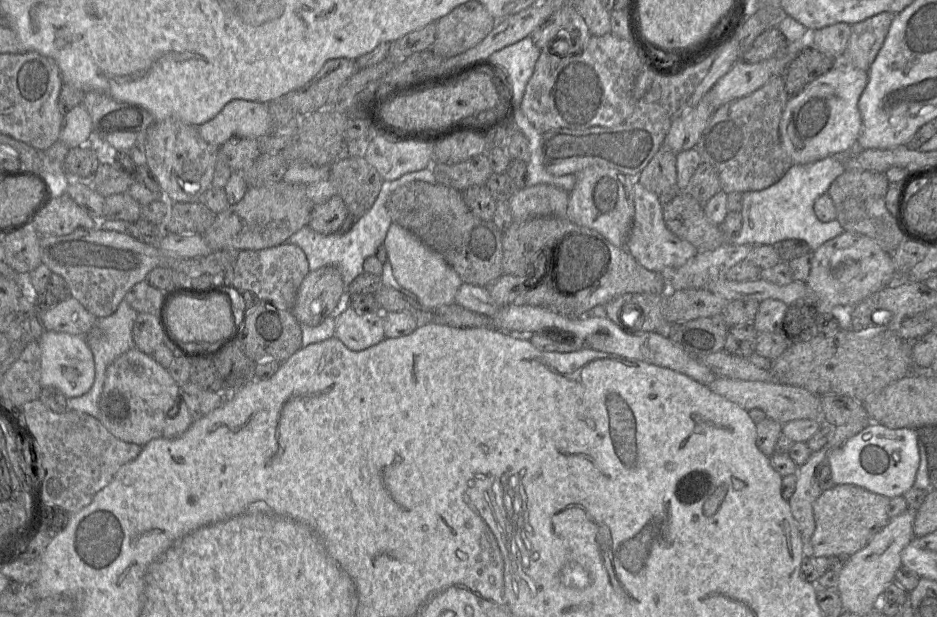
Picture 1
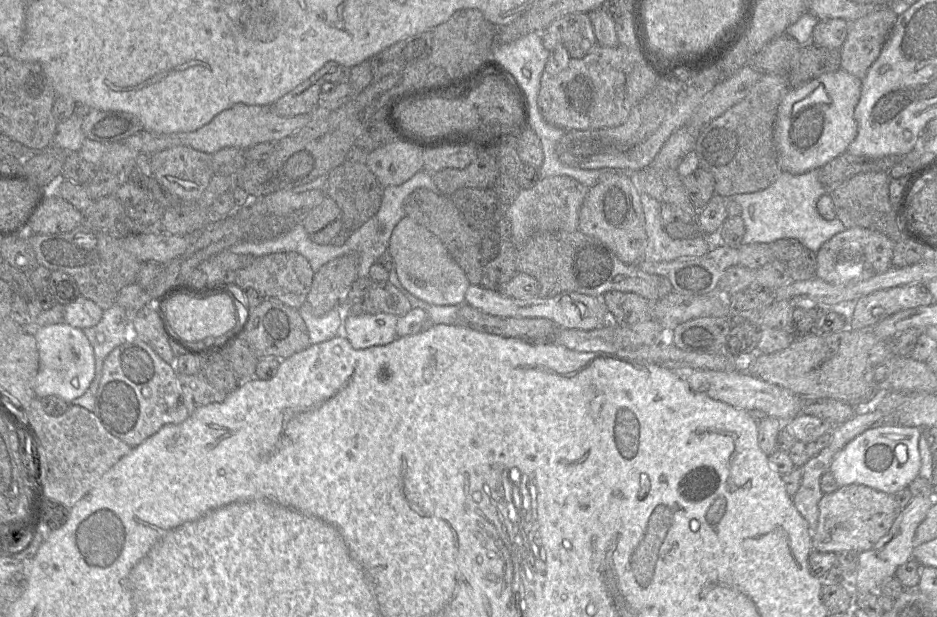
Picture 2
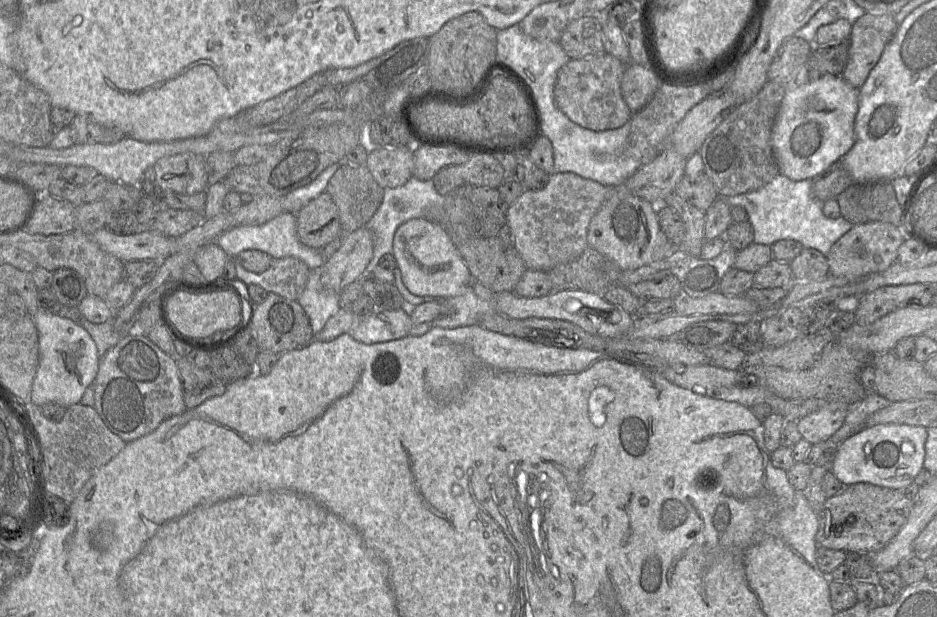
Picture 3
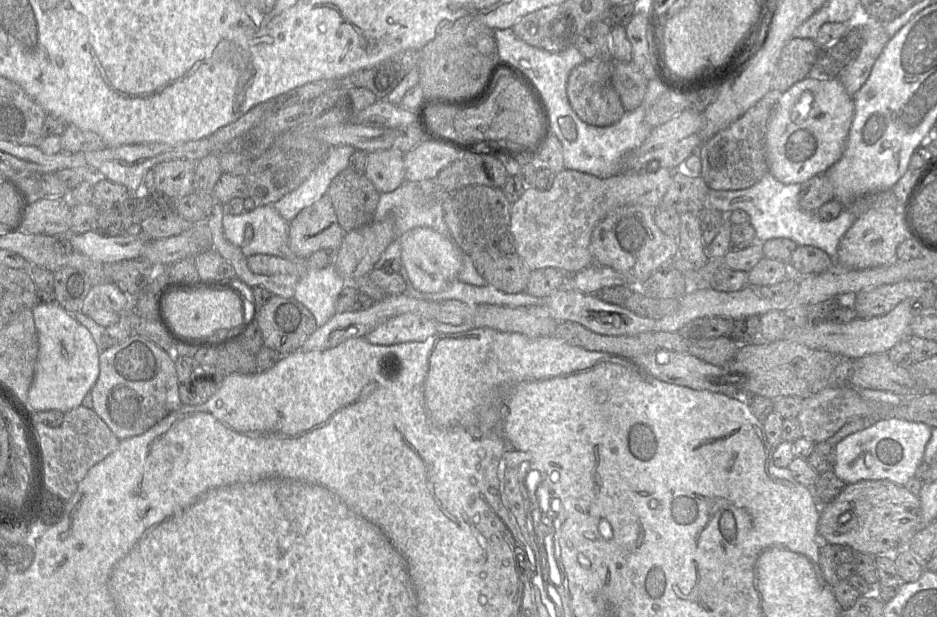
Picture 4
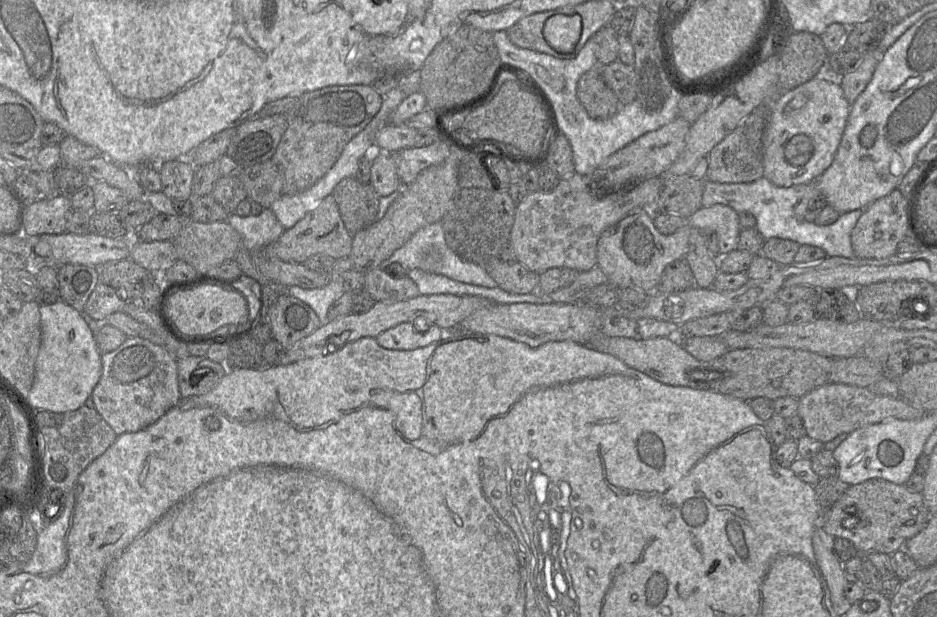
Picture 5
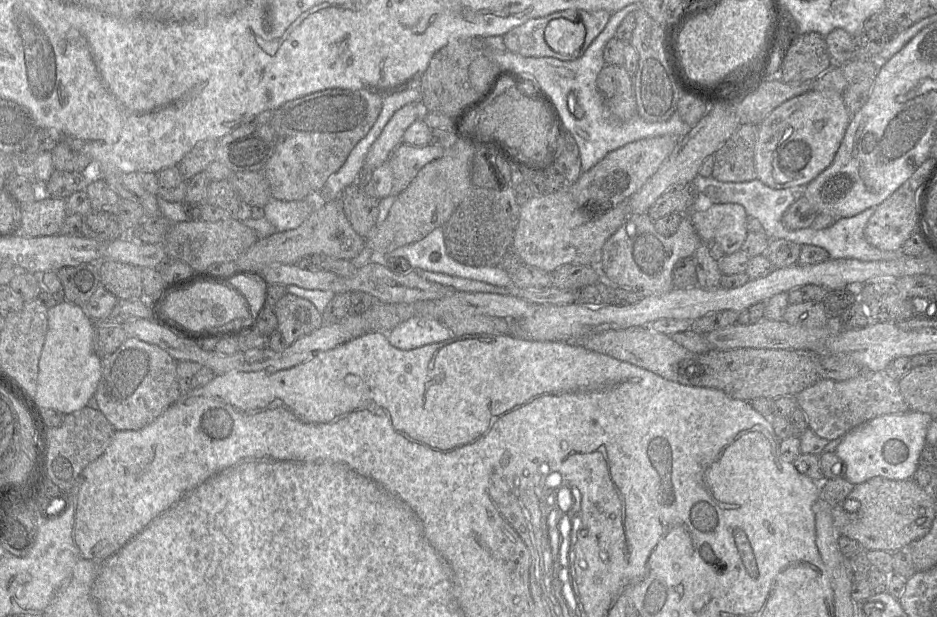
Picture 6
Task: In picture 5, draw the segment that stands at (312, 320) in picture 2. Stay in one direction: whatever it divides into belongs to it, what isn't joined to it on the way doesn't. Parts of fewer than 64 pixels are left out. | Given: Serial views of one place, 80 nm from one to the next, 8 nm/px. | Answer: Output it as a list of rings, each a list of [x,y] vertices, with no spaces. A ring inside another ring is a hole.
[[[349,259],[335,260],[330,274],[330,281],[321,288],[305,289],[299,286],[289,286],[286,293],[310,306],[317,314],[321,325],[328,319],[328,310],[333,302],[344,293],[342,273],[350,266]]]

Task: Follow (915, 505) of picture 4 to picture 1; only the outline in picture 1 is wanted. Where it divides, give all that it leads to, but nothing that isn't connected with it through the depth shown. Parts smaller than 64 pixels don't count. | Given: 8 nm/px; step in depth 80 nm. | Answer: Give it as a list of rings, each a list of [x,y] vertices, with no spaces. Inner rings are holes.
[[[837,485],[823,491],[813,506],[816,528],[811,538],[812,555],[851,556],[863,549],[890,522],[890,499],[855,485]]]

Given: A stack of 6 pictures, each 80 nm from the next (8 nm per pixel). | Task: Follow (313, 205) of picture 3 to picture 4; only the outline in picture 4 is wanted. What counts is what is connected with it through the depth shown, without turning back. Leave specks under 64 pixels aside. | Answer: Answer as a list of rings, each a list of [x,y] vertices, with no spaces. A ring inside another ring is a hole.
[[[326,194],[301,210],[290,222],[288,245],[298,258],[307,258],[319,250],[336,253],[344,235],[332,202]]]

